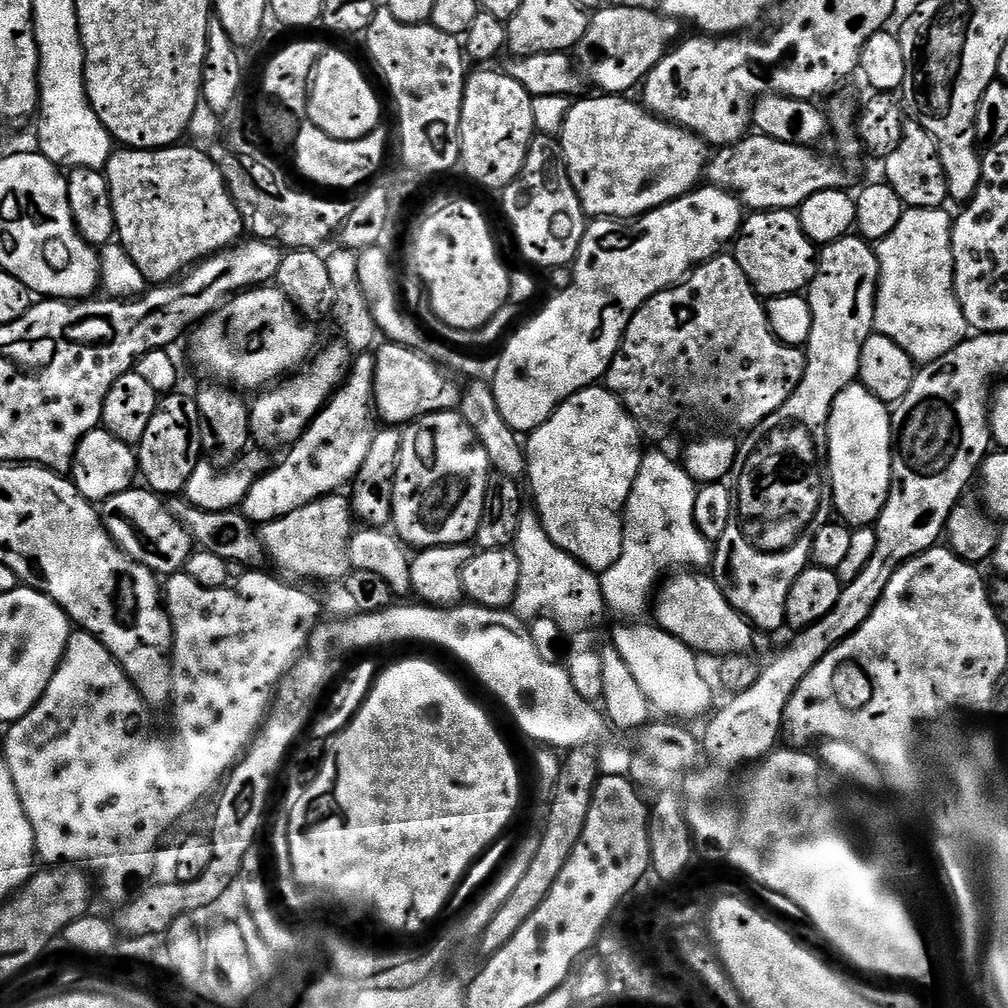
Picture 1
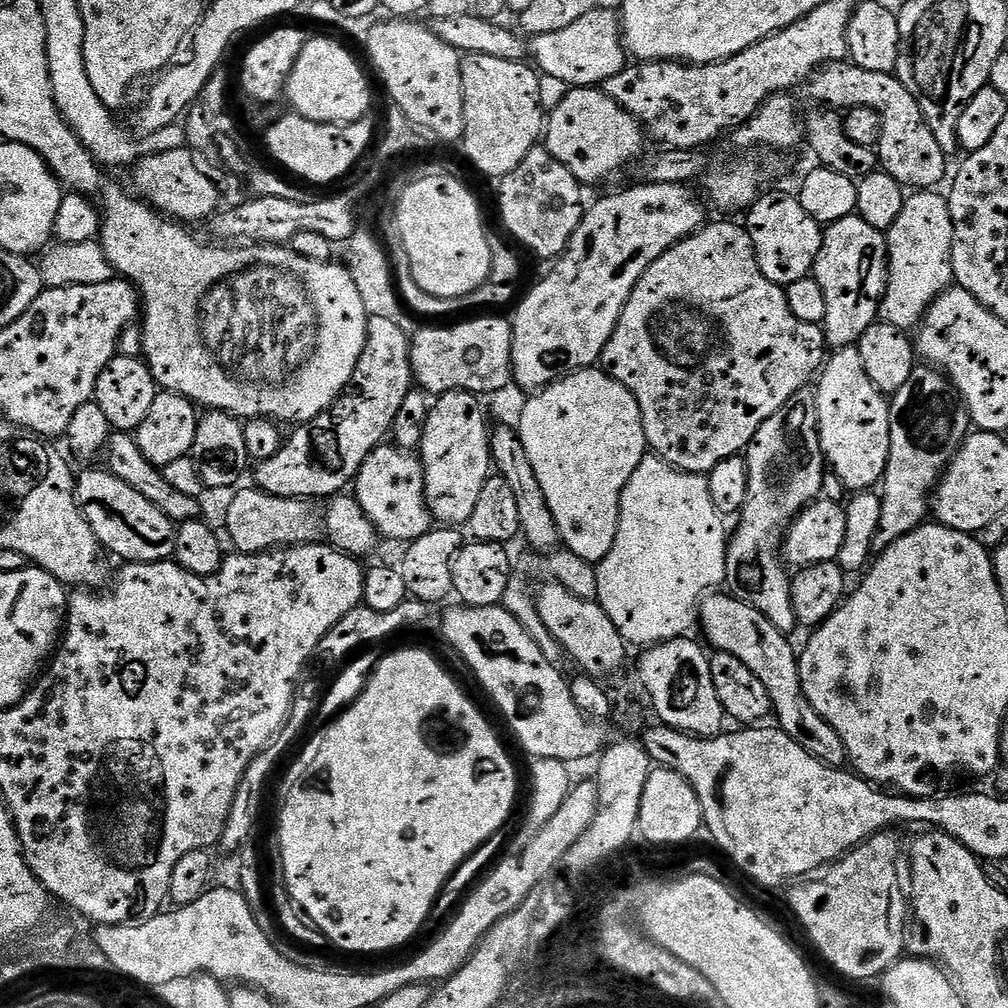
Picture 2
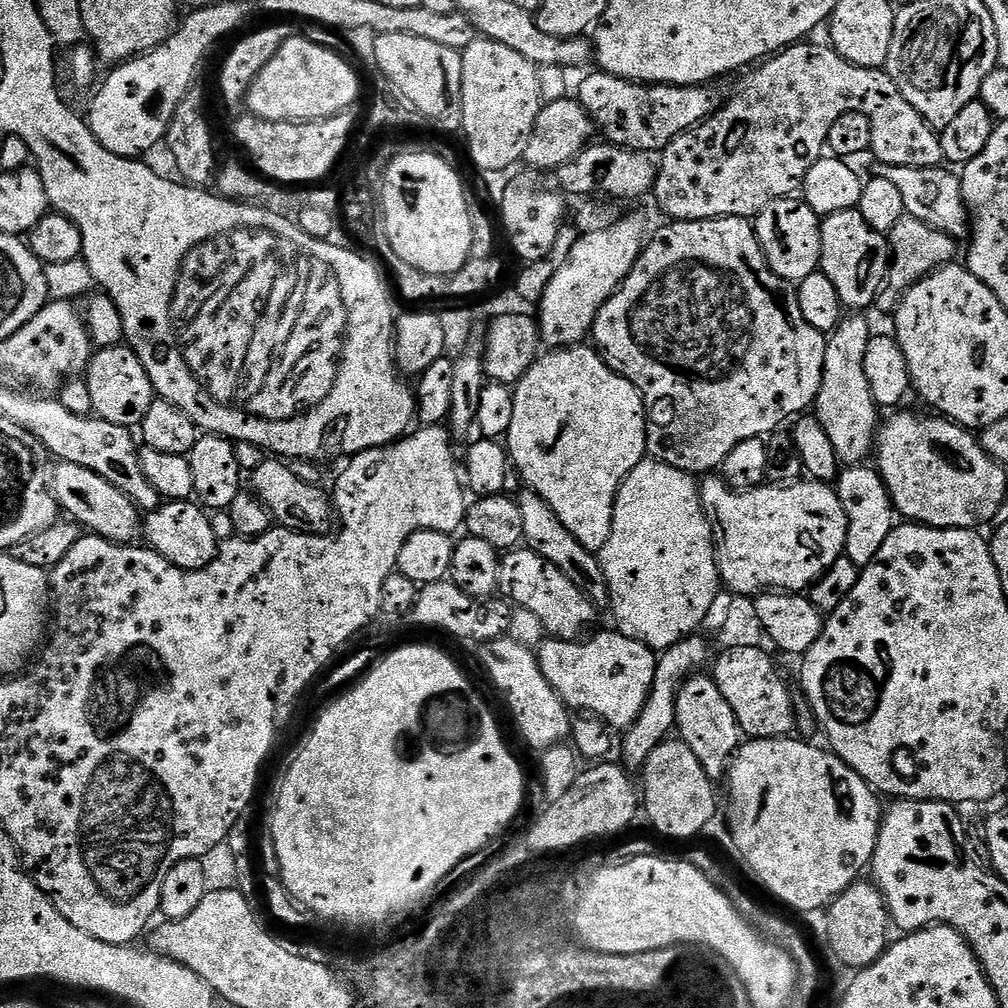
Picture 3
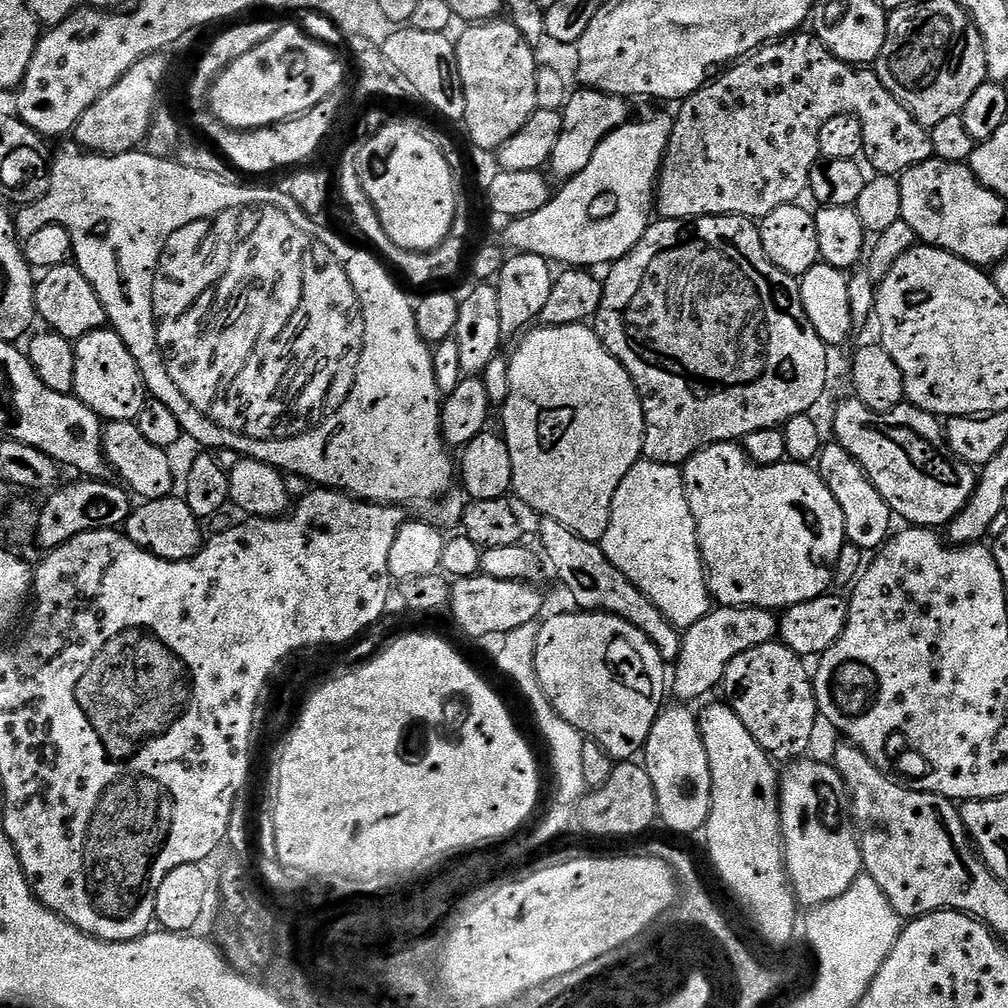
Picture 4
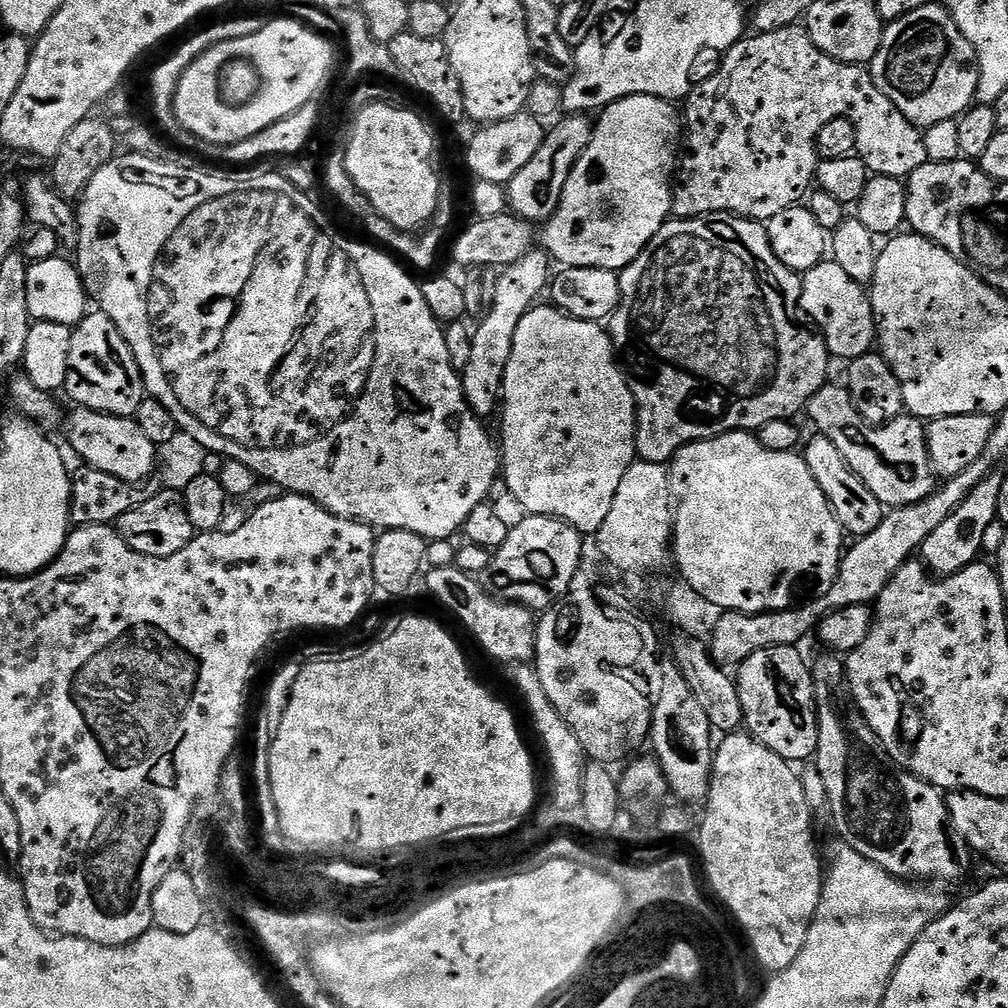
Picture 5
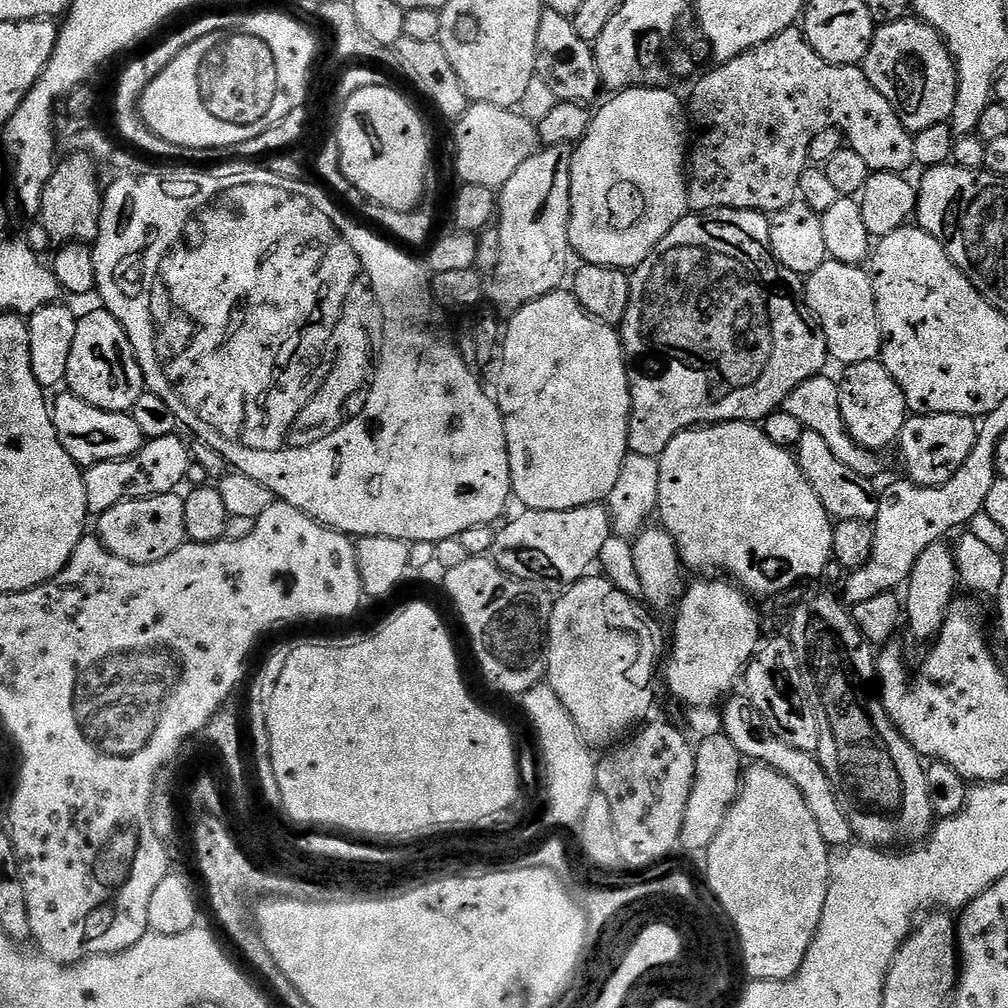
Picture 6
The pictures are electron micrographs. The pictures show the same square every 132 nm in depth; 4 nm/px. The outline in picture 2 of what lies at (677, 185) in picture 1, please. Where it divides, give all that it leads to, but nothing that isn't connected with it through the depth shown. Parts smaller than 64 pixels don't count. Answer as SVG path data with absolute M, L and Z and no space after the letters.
M599 87L569 88L566 98L551 109L546 120L546 147L581 185L608 180L619 168L645 155L646 133L638 121Z

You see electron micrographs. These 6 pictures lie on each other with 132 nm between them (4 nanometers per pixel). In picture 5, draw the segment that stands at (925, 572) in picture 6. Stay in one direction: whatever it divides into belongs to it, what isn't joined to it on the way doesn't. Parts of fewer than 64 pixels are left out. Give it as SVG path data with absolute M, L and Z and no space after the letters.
M995 471L978 482L978 486L974 486L974 490L970 490L968 497L956 507L954 514L950 514L950 518L946 518L946 522L942 522L942 526L938 526L938 530L934 530L934 534L930 534L930 538L922 542L918 556L933 576L953 576L966 566L977 563L979 556L976 555L983 550L984 539L992 524L997 523L998 493L1002 490L1004 479L999 471Z

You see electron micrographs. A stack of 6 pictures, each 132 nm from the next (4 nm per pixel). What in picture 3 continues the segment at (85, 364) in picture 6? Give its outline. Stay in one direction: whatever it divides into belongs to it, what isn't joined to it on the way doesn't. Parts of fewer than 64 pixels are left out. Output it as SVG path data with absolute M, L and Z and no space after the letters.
M127 346L101 348L86 369L90 402L95 419L114 422L114 426L135 429L146 418L154 399L154 389L142 362Z

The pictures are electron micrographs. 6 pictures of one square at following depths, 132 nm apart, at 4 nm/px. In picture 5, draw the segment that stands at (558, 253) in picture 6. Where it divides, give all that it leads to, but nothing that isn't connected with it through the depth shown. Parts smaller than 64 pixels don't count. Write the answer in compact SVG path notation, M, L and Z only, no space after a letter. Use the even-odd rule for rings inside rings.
M568 114L547 129L542 146L538 146L538 154L534 154L534 158L530 158L530 162L526 162L526 166L522 166L522 170L518 170L518 174L514 174L514 178L506 185L508 203L515 215L528 221L529 225L540 226L556 213L562 190L578 158L592 140L593 127L593 121L587 115ZM529 250L525 256L512 261L496 280L496 289L491 289L490 303L472 333L470 358L460 372L460 381L464 387L464 397L475 416L489 418L497 415L504 395L504 375L506 362L510 362L510 350L514 350L514 334L518 331L518 322L537 303L540 295L545 295L550 284L548 274L550 257L543 250Z

